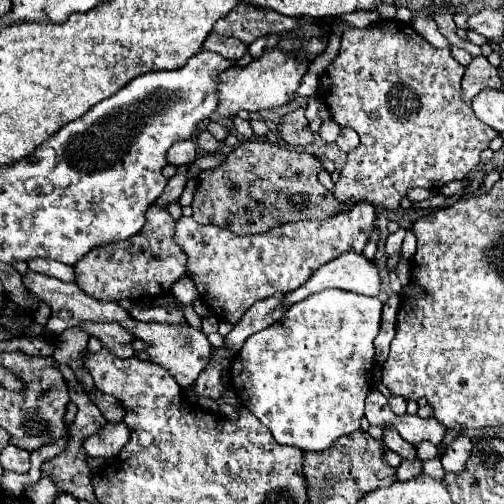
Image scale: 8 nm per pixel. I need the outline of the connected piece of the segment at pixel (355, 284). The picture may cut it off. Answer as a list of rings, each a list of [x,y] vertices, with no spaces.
[[[346,252],[318,268],[306,284],[290,292],[286,296],[286,304],[292,306],[308,298],[310,294],[326,288],[340,288],[366,296],[378,296],[382,290],[380,268],[372,260],[366,260],[362,254]]]

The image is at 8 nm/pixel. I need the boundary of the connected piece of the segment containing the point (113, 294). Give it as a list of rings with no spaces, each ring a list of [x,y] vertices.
[[[150,206],[142,232],[130,240],[94,248],[74,266],[76,284],[98,300],[118,302],[128,298],[142,304],[152,304],[156,298],[168,296],[172,284],[186,274],[186,254],[174,242],[174,224],[176,222],[168,210]]]

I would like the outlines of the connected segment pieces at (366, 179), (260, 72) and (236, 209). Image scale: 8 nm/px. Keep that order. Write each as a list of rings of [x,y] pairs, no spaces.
[[[382,20],[380,24],[372,24],[368,28],[350,28],[350,26],[342,26],[342,38],[340,38],[340,50],[336,54],[336,58],[328,64],[328,68],[324,70],[324,74],[320,76],[320,88],[318,88],[318,94],[320,98],[324,100],[324,104],[328,106],[328,110],[332,112],[334,120],[338,124],[344,124],[344,126],[350,126],[358,132],[360,136],[360,146],[354,148],[354,152],[348,154],[346,158],[346,164],[340,172],[340,178],[338,182],[334,184],[334,196],[340,204],[352,208],[354,204],[366,200],[370,202],[374,208],[384,208],[384,210],[398,210],[400,208],[400,202],[408,196],[408,190],[412,188],[428,188],[428,190],[438,190],[442,188],[444,184],[452,182],[452,180],[464,180],[468,176],[468,172],[472,172],[478,164],[480,164],[480,152],[488,146],[488,142],[492,138],[498,136],[498,132],[490,126],[486,126],[484,122],[480,122],[474,112],[472,112],[472,106],[464,104],[460,100],[460,80],[464,76],[464,66],[458,64],[452,56],[450,56],[450,50],[444,48],[434,48],[432,44],[428,44],[410,24],[406,22],[400,22],[400,20]]]
[[[278,46],[264,50],[264,54],[252,60],[246,68],[228,68],[218,76],[218,108],[216,112],[224,118],[232,118],[240,110],[258,112],[266,108],[278,108],[292,100],[302,76],[308,70],[308,58],[300,52],[298,56],[286,56]]]
[[[244,140],[236,146],[226,160],[210,170],[202,170],[198,174],[198,188],[194,192],[194,220],[198,224],[214,224],[220,228],[228,228],[234,234],[262,234],[270,228],[298,222],[298,220],[324,220],[338,214],[338,202],[332,192],[318,182],[318,172],[322,164],[308,152],[288,150],[284,146],[276,146],[262,140]]]

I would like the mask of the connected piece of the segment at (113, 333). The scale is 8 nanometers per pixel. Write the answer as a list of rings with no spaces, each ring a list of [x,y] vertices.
[[[88,322],[88,324],[80,324],[90,336],[98,338],[102,342],[102,346],[106,350],[110,350],[112,354],[116,354],[118,358],[130,358],[134,356],[132,350],[132,340],[134,336],[130,336],[130,332],[126,328],[122,328],[120,324],[100,324],[100,322]]]

